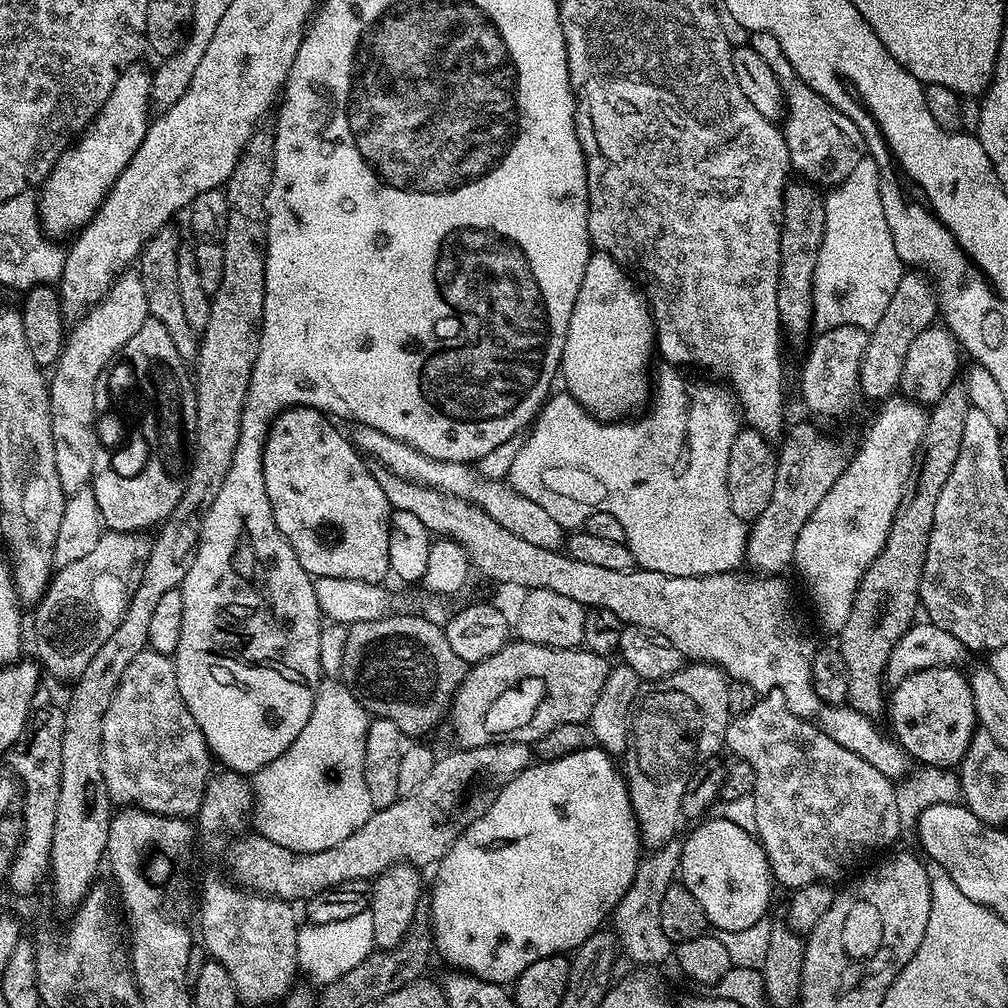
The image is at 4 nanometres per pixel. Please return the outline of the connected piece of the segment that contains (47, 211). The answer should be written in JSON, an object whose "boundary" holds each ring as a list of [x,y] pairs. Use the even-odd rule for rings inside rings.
{"boundary":[[[137,62],[122,70],[118,82],[114,82],[110,98],[106,98],[83,135],[56,159],[56,165],[39,185],[38,211],[40,226],[45,233],[56,237],[86,228],[122,170],[126,170],[130,158],[134,158],[138,146],[142,146],[142,138],[146,138],[150,123],[148,112],[152,102],[152,72],[142,65]]]}

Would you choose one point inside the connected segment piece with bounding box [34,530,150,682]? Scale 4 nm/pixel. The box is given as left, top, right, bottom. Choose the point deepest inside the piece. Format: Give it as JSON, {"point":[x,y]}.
{"point":[82,606]}

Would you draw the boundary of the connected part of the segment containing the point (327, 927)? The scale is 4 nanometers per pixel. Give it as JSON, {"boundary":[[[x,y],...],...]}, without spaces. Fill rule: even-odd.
{"boundary":[[[367,910],[342,922],[305,923],[296,933],[296,963],[299,971],[317,980],[320,986],[330,985],[342,978],[342,974],[354,970],[354,966],[358,966],[375,948],[373,922]]]}

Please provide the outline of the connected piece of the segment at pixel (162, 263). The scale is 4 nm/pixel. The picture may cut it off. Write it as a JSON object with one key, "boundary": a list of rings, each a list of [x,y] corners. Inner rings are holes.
{"boundary":[[[172,226],[161,228],[147,241],[138,258],[138,275],[143,283],[143,289],[146,290],[149,315],[166,327],[168,334],[174,340],[178,354],[186,362],[190,362],[199,357],[199,337],[186,322],[182,298],[179,295],[178,250],[181,243],[181,237],[178,238]]]}

